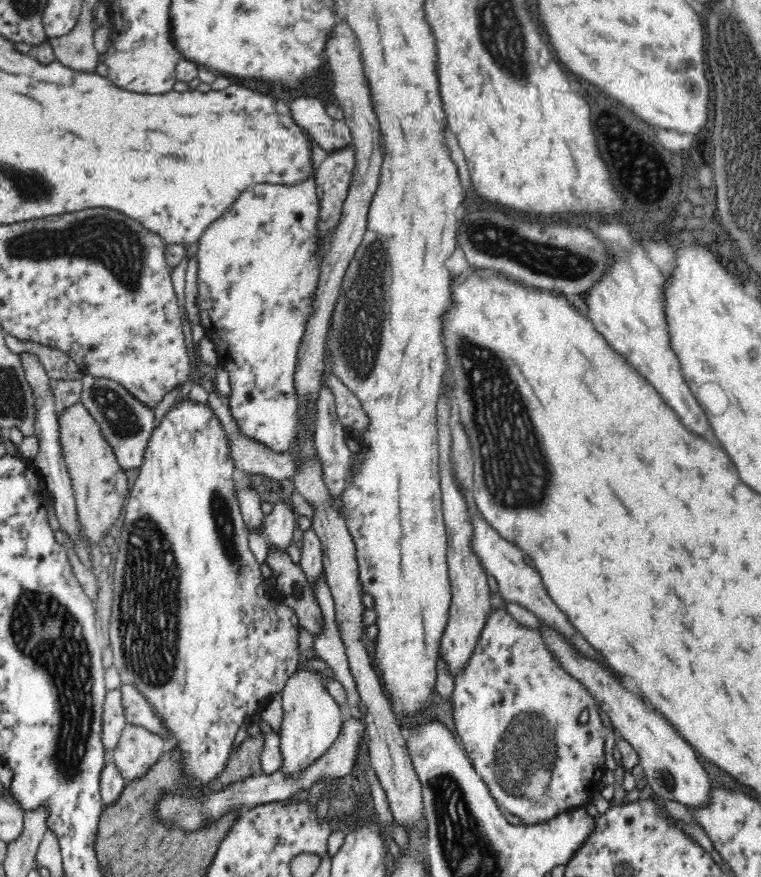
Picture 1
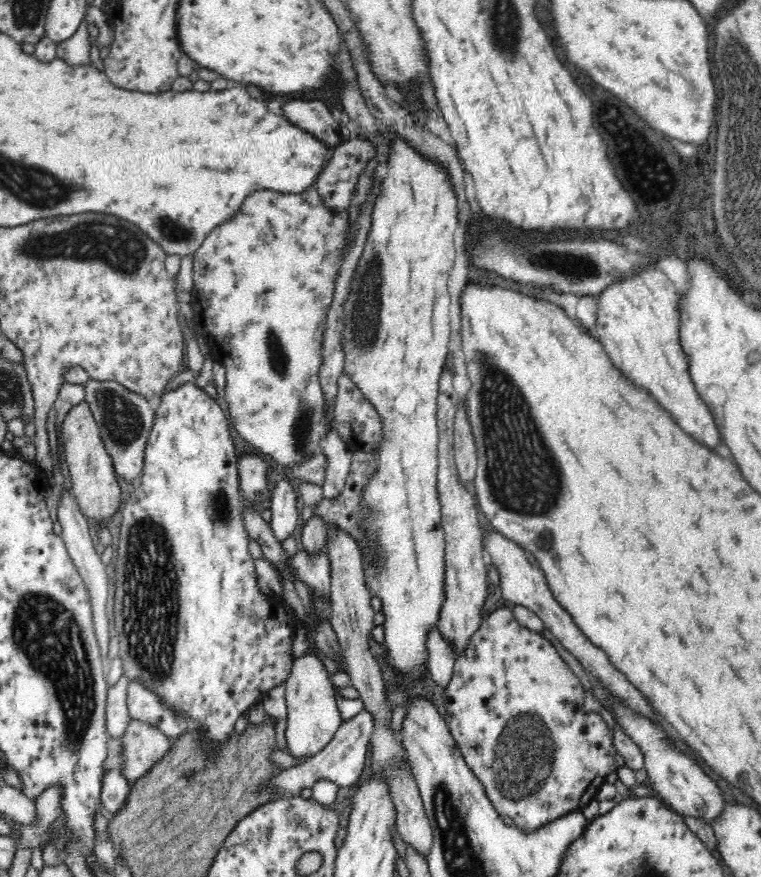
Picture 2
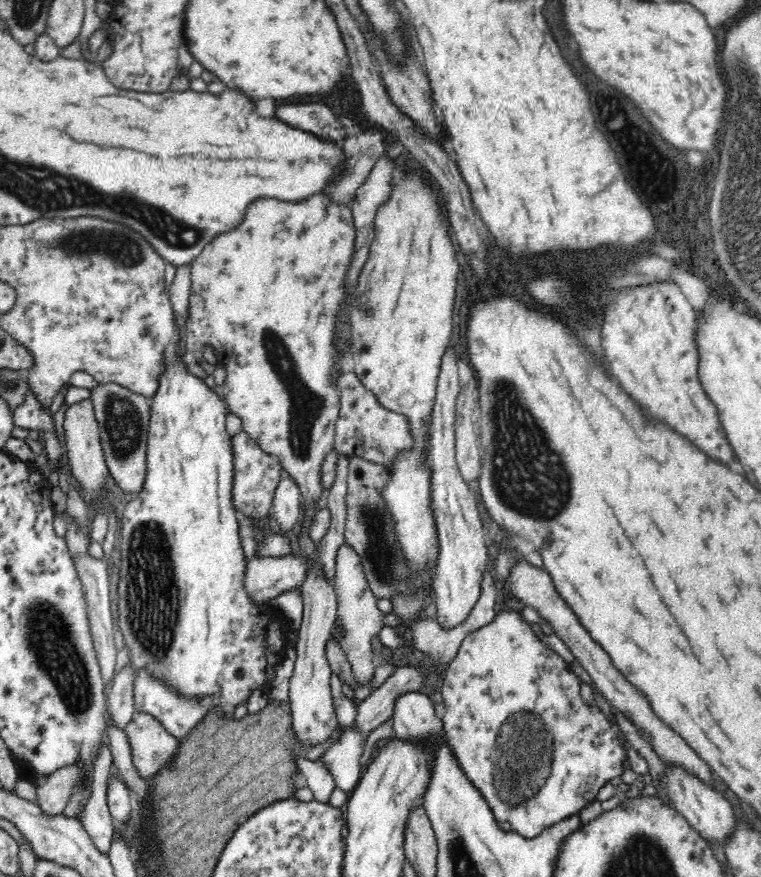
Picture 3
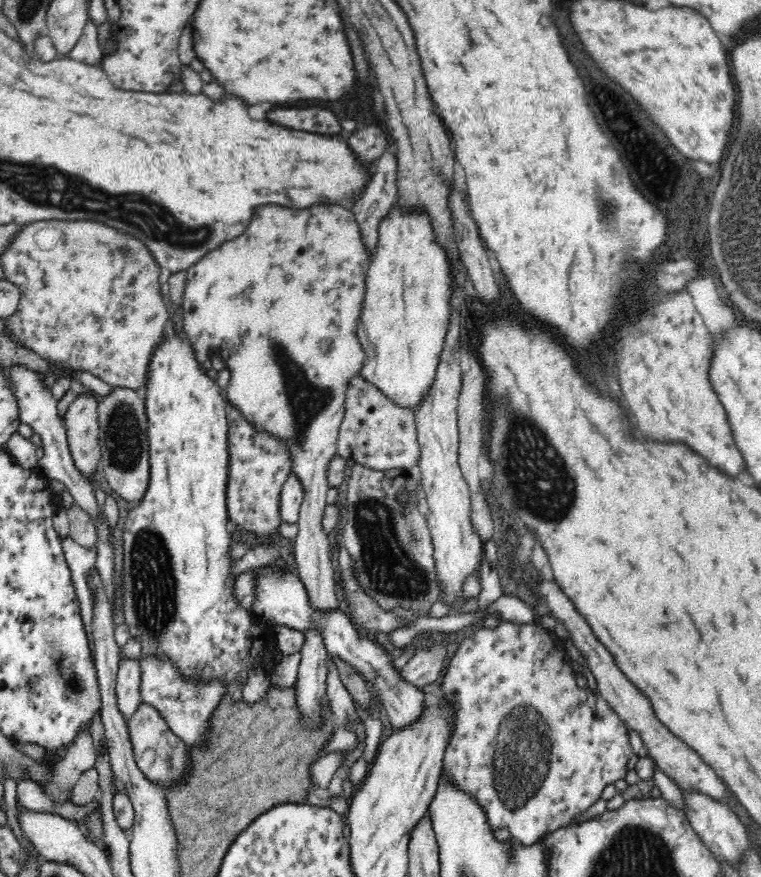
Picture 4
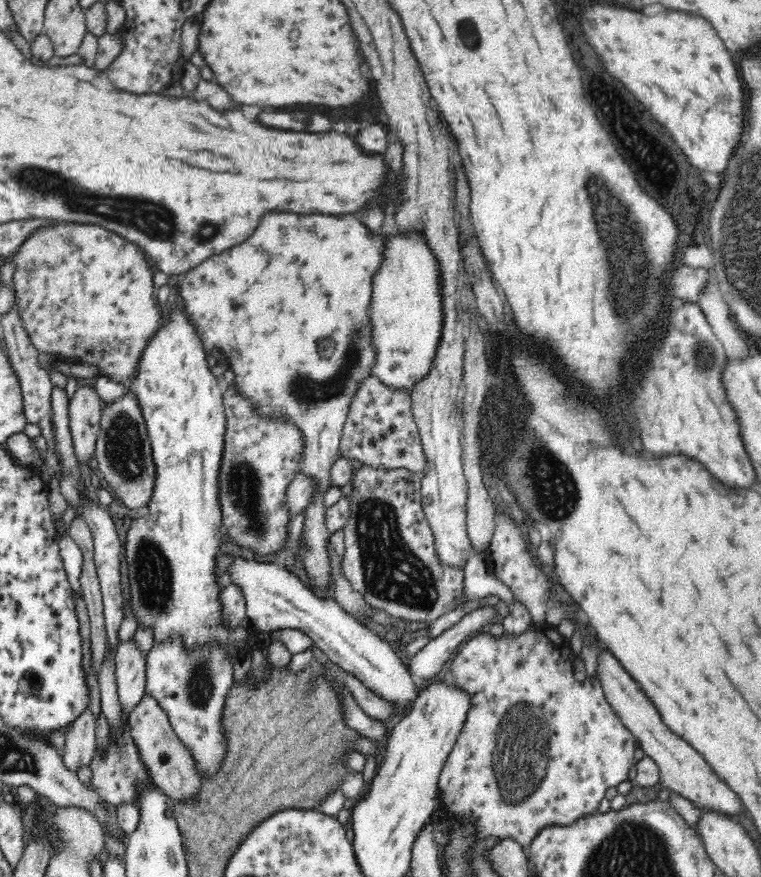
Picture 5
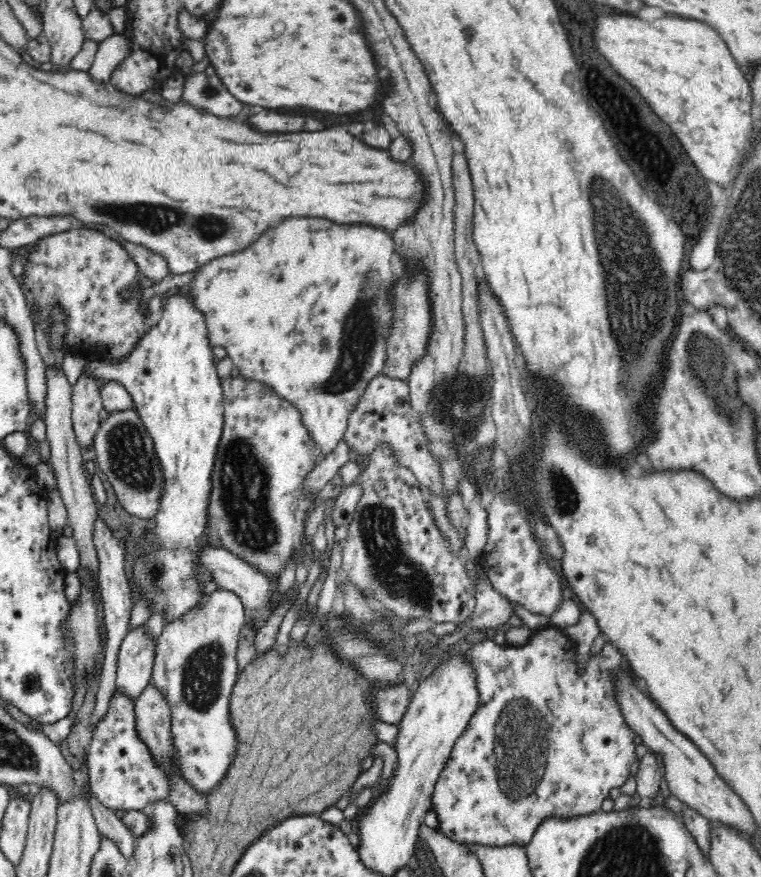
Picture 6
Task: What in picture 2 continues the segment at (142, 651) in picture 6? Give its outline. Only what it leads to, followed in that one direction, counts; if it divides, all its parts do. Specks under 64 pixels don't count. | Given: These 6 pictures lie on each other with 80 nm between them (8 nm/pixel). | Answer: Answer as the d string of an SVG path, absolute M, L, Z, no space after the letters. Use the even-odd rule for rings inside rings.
M126 675L108 689L106 700L106 732L111 739L120 739L128 726L130 715L126 706L126 688L129 684Z

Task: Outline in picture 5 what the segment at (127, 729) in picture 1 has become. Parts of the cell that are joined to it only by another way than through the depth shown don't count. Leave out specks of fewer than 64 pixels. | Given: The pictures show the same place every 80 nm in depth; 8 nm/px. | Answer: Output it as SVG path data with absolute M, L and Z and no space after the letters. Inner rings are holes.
M145 694L127 716L126 724L129 726L130 737L138 749L142 765L152 783L173 801L193 800L194 794L198 794L198 786L201 784L199 770L196 769L192 753L173 731L170 721L168 721L168 715L158 705L158 701Z

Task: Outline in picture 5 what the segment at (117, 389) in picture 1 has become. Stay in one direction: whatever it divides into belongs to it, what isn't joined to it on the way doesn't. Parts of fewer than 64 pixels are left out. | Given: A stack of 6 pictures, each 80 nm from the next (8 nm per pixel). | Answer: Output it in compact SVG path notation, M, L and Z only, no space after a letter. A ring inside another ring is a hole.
M128 390L125 396L114 402L106 402L106 406L102 408L100 426L95 458L98 460L100 471L104 474L104 480L126 506L144 508L152 496L156 473L147 424L138 397L132 390Z

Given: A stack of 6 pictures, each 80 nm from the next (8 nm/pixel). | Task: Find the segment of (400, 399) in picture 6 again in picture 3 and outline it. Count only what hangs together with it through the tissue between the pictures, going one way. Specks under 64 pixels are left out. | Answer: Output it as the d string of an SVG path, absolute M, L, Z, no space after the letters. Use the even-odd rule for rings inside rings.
M353 372L342 373L337 383L338 418L333 444L337 452L350 459L352 456L358 456L386 467L392 464L392 458L396 456L398 448L412 448L410 425L404 415L384 409L374 394L358 381L358 377Z

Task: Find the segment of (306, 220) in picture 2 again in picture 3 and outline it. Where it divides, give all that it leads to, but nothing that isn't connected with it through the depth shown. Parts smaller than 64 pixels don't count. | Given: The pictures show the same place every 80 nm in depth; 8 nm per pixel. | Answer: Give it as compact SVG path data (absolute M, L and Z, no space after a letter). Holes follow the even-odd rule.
M314 194L302 202L258 198L248 206L238 228L214 236L190 263L192 294L186 348L198 363L210 357L224 366L226 377L219 391L230 412L240 417L242 431L250 439L266 453L278 457L282 468L299 486L306 514L304 535L300 538L303 556L314 554L320 546L306 537L315 514L307 506L322 494L320 464L335 440L339 390L331 386L330 370L342 360L334 347L334 331L338 310L347 296L343 281L353 256L354 238L350 205L338 205L324 194Z

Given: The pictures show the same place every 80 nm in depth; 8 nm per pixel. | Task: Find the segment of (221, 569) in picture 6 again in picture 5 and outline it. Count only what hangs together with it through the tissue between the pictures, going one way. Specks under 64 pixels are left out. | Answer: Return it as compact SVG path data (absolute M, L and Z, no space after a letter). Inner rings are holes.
M236 557L228 567L231 582L242 589L245 596L247 624L260 633L278 628L291 628L306 634L343 671L359 678L380 699L394 707L395 718L409 715L417 699L419 688L393 650L393 642L384 642L370 629L348 614L332 597L320 599L307 586L298 571L286 569L275 563L261 563Z

